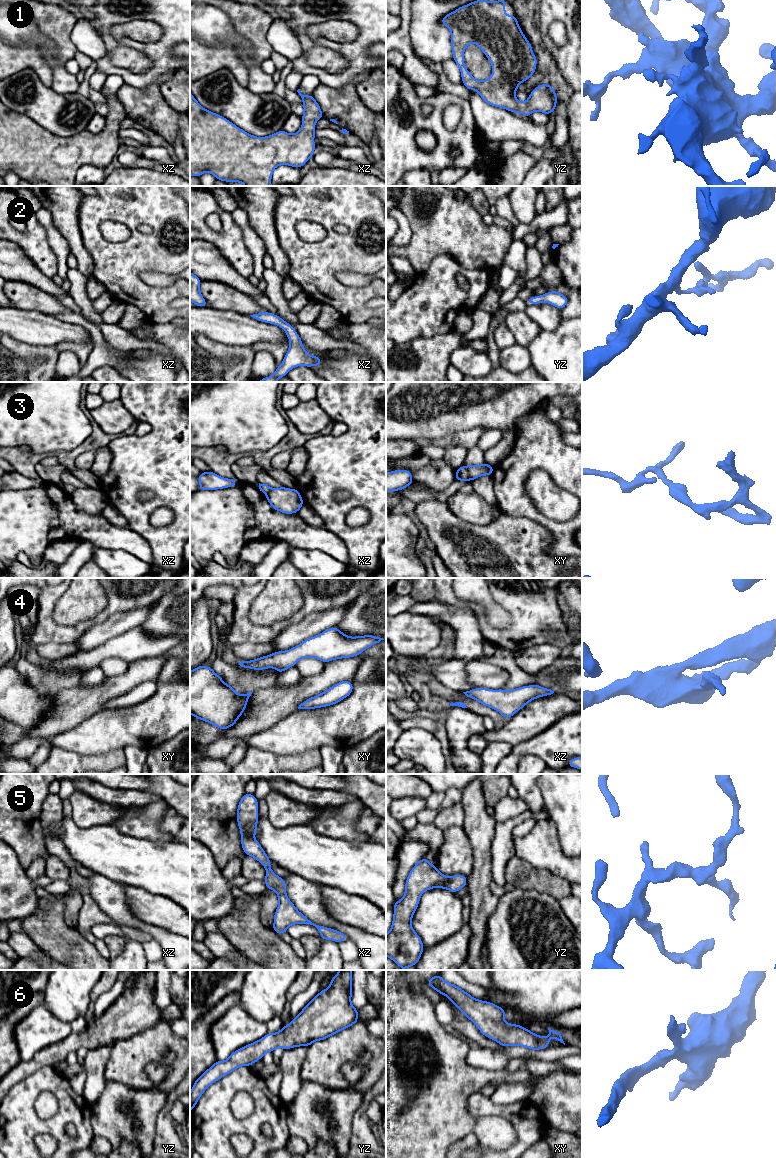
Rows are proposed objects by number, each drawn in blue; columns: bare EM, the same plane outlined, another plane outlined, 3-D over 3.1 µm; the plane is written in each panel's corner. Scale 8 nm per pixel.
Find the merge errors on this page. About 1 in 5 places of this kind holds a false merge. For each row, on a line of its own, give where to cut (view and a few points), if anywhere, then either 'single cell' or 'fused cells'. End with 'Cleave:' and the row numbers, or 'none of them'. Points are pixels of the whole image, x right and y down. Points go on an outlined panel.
1: no cut | single cell
2: no cut | single cell
3: xy (464, 466), (469, 479) | fused cells
4: no cut | single cell
5: no cut | single cell
6: no cut | single cell
Cleave: 3

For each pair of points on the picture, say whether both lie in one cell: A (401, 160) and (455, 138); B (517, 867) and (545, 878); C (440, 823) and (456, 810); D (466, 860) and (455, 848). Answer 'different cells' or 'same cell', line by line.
A: same cell
B: same cell
C: same cell
D: same cell

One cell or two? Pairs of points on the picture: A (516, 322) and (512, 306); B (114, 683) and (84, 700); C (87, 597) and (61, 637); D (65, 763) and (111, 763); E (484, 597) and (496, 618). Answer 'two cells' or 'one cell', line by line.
A: two cells
B: one cell
C: two cells
D: one cell
E: one cell

